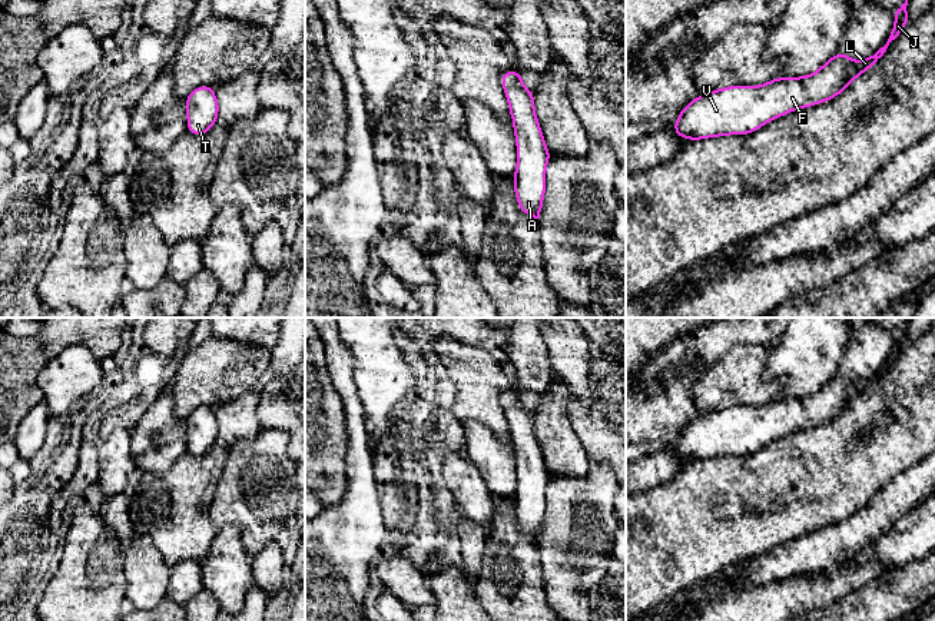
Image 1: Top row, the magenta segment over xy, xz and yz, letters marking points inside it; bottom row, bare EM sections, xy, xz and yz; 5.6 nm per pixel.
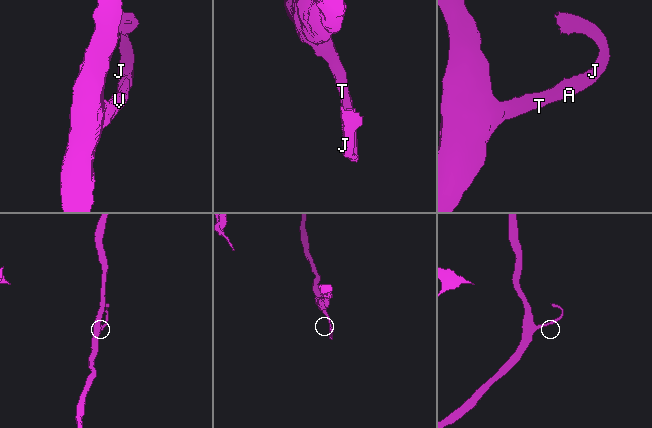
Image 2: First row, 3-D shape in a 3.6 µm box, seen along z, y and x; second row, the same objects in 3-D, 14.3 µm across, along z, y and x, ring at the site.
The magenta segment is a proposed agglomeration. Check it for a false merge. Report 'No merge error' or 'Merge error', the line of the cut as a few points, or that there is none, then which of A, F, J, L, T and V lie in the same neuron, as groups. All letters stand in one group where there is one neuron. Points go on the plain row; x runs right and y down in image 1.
No merge error. No split. Groups: A F J L T V

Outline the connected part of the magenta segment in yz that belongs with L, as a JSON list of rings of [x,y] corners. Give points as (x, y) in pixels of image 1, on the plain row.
[[[908,319],[895,329],[895,345],[883,368],[861,382],[836,373],[819,391],[805,398],[779,398],[762,406],[729,406],[696,416],[673,444],[679,458],[689,461],[726,455],[749,455],[772,439],[792,431],[828,422],[848,405],[879,382],[908,339]]]

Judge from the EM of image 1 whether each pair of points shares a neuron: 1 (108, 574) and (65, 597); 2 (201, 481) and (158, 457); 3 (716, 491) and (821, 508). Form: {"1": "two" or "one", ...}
{"1": "one", "2": "two", "3": "one"}

